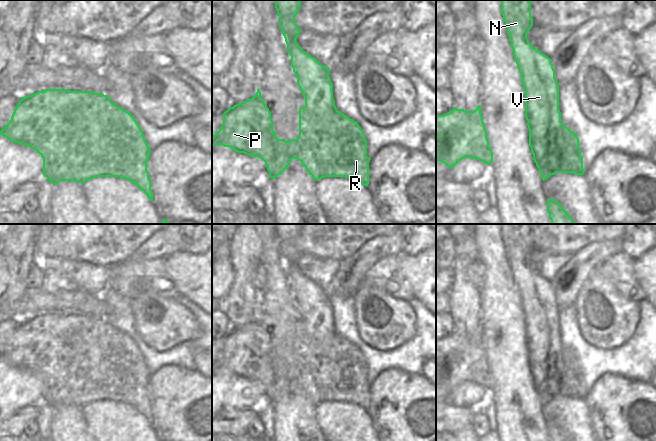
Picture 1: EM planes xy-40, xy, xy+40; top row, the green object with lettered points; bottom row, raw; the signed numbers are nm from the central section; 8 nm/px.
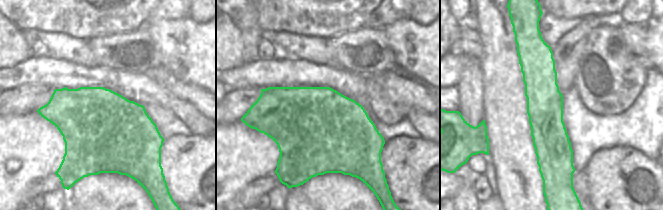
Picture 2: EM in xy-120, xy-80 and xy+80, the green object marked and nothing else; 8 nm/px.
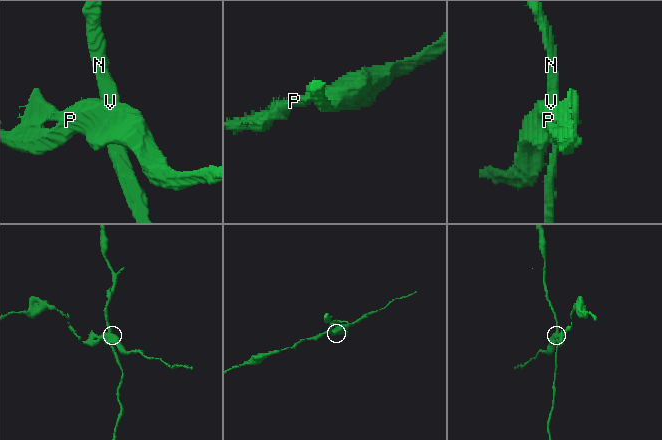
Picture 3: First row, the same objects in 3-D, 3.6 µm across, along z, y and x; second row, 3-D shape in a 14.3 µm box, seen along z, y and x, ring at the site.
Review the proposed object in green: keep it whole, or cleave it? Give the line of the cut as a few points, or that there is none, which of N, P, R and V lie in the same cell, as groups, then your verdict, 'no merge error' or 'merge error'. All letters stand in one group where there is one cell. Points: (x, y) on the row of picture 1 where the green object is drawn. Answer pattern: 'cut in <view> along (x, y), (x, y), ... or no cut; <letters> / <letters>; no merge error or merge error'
cut in xy+40 along (558, 88), (549, 108), (558, 154), (550, 153), (540, 165); N V / P R; merge error

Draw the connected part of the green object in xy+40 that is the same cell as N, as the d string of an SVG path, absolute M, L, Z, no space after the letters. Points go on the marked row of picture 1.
M501 0L501 14L525 92L525 118L529 123L529 146L534 162L544 165L550 153L559 155L557 142L553 140L549 128L551 122L549 108L555 106L555 90L559 89L559 84L555 78L551 59L536 49L527 38L527 34L533 26L530 0Z

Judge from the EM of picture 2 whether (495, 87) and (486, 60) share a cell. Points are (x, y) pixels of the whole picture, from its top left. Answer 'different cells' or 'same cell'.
same cell

